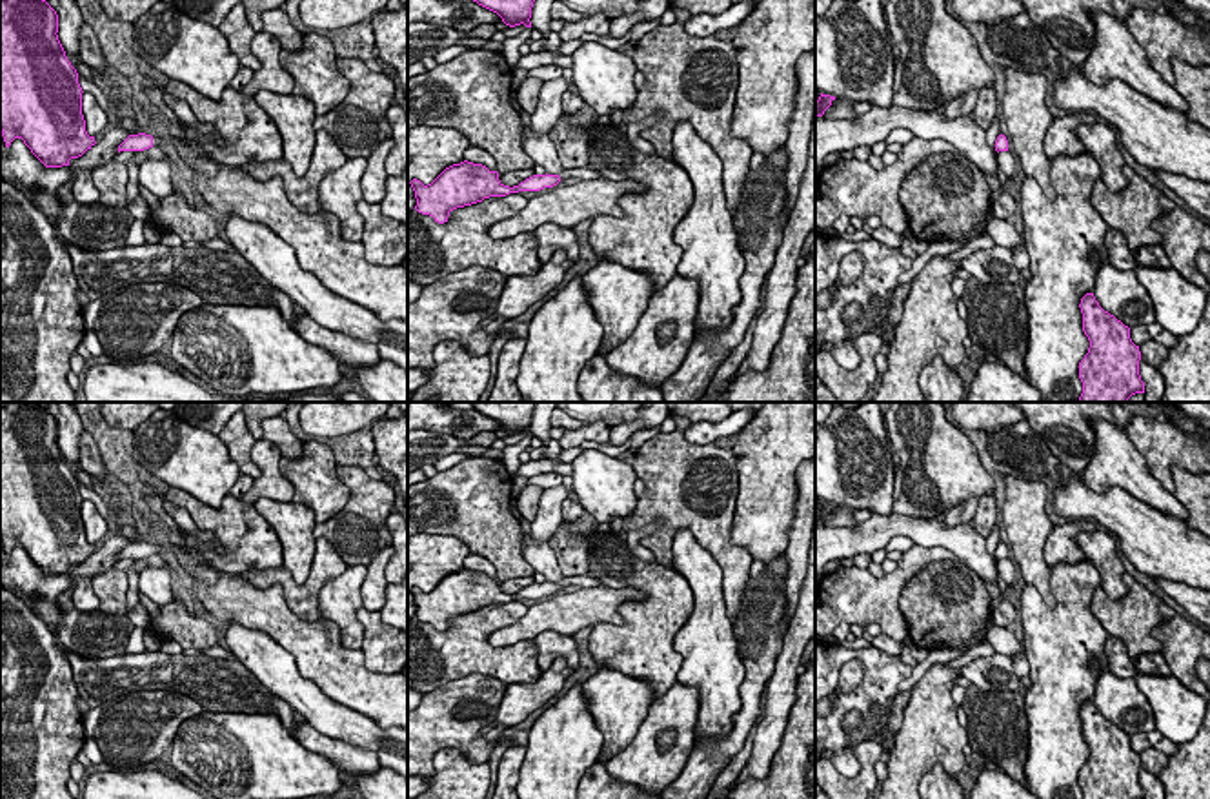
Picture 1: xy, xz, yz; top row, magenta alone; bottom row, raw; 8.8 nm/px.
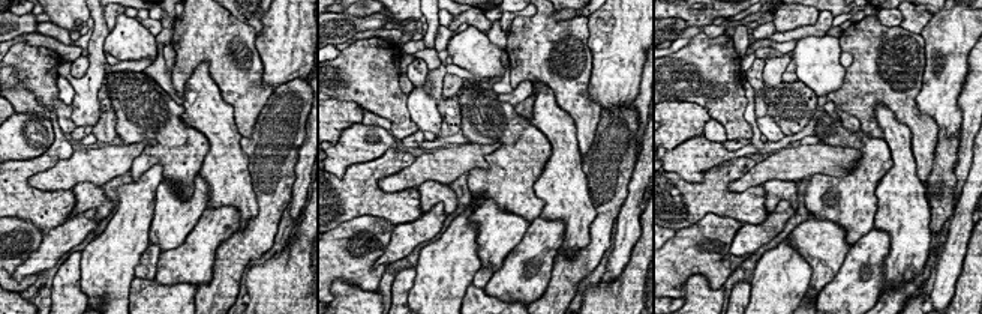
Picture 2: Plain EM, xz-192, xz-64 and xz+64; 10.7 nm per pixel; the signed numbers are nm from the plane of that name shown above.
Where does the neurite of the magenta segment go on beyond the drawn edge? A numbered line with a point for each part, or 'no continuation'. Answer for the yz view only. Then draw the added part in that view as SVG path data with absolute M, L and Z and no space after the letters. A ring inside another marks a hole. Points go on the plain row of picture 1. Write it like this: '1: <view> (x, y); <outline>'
no continuation

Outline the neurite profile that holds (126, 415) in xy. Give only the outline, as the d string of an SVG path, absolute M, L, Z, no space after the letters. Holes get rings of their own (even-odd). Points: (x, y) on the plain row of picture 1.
M102 402L100 411L107 426L133 431L156 410L155 402Z

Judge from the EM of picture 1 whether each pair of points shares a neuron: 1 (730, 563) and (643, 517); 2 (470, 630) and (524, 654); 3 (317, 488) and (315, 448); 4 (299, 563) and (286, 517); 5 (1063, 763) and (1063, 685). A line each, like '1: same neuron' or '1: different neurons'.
1: same neuron
2: same neuron
3: same neuron
4: same neuron
5: same neuron

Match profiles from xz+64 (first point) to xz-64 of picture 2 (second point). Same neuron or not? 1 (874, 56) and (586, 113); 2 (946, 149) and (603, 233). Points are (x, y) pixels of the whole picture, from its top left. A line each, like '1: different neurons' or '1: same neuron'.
1: same neuron
2: same neuron

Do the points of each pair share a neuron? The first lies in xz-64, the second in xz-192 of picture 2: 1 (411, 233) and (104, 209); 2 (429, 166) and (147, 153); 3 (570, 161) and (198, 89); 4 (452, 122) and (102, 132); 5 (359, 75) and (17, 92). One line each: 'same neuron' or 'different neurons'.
1: different neurons
2: different neurons
3: same neuron
4: same neuron
5: different neurons

